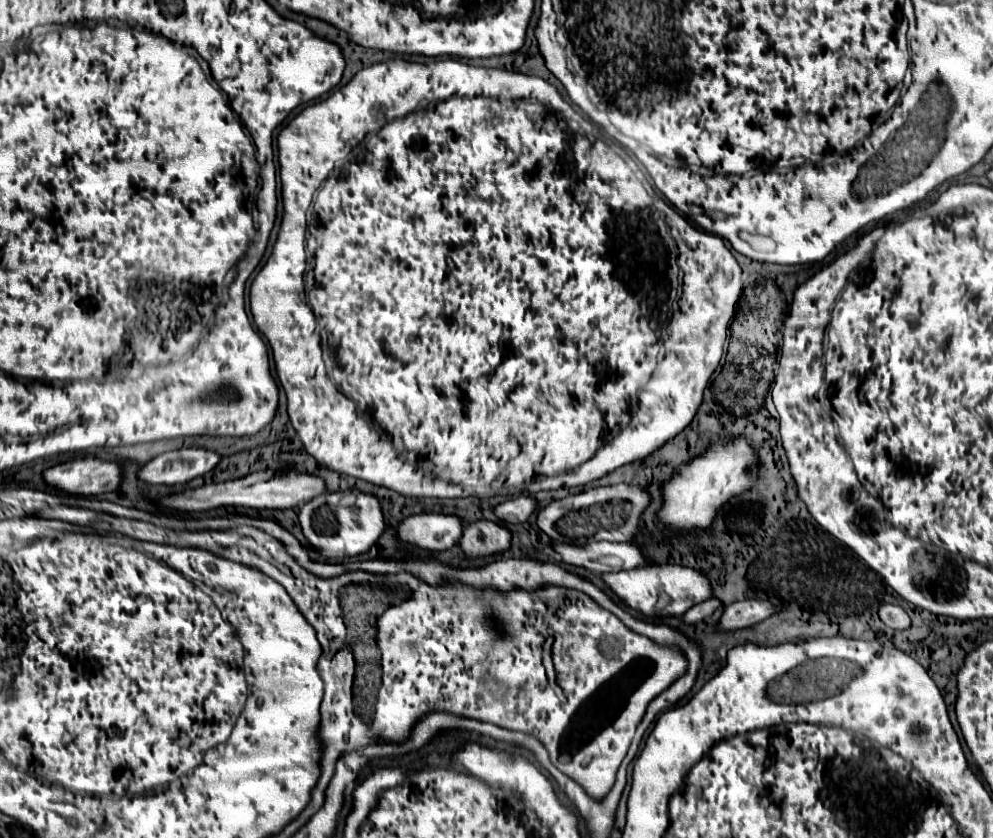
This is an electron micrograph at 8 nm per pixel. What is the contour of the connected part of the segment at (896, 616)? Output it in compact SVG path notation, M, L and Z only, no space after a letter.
M881 605L879 617L891 629L909 629L909 625L911 625L909 615L899 605Z

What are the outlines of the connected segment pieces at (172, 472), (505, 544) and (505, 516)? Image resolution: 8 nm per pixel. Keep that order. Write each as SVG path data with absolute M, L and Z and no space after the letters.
M179 449L163 453L151 459L141 471L139 479L153 485L187 483L213 471L221 461L221 455L209 449Z
M473 521L463 527L463 537L459 545L467 557L491 555L497 551L507 551L511 543L511 531L493 521Z
M521 495L517 499L505 501L495 507L495 515L505 523L525 523L529 515L537 509L537 499L531 495Z

